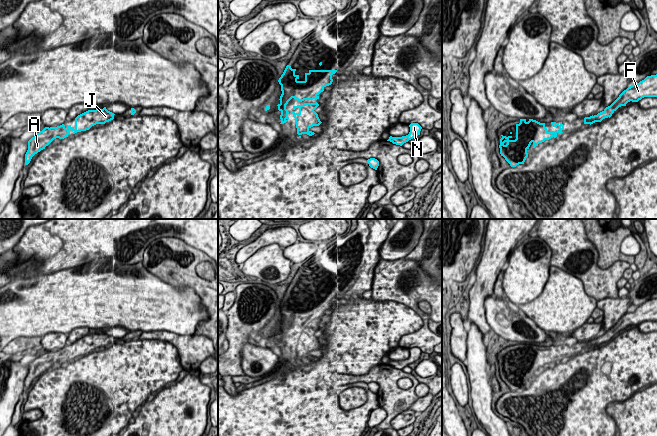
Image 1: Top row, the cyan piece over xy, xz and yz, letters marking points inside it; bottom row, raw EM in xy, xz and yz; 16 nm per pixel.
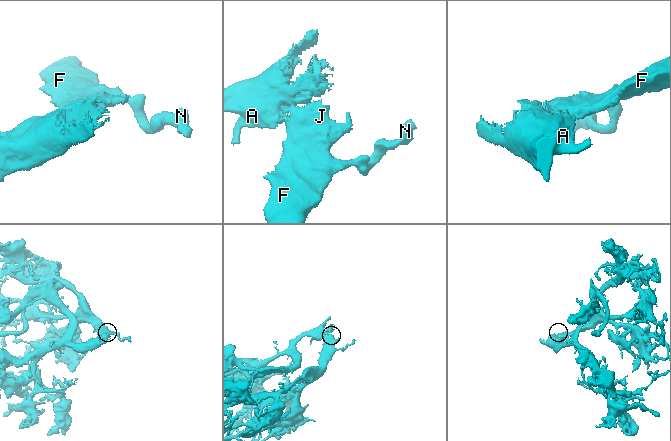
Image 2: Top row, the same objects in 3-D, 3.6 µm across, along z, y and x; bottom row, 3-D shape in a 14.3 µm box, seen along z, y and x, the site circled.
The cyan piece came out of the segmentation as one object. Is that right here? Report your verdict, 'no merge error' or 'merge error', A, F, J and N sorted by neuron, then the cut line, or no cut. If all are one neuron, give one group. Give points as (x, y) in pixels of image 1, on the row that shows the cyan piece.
no merge error | A F J N | no cut

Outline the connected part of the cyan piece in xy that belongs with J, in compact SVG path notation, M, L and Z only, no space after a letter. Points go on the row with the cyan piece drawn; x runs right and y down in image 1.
M106 107L103 109L88 110L75 118L75 126L67 126L62 124L57 127L45 127L28 141L28 150L25 154L25 165L28 165L32 157L45 149L54 139L64 139L68 137L72 131L73 134L81 131L89 130L96 124L105 124L114 119L114 113L108 111Z

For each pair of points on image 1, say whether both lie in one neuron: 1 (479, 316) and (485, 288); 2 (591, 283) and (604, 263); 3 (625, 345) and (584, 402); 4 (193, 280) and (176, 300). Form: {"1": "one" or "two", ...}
{"1": "one", "2": "two", "3": "one", "4": "two"}

